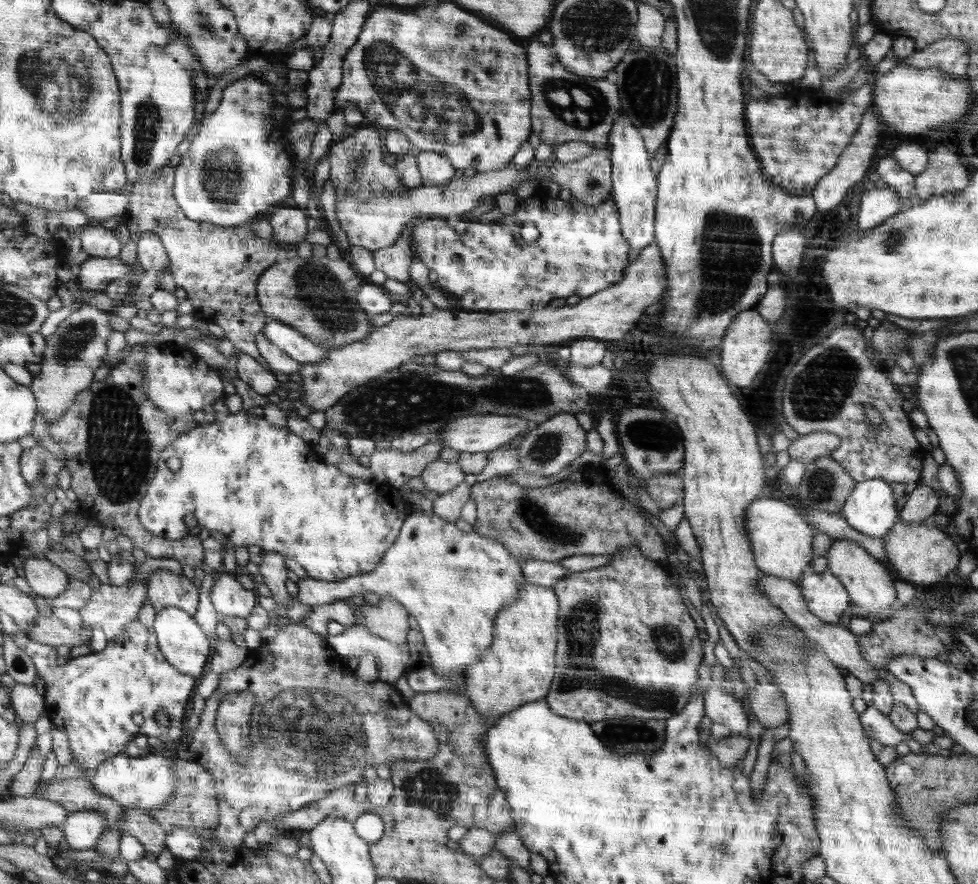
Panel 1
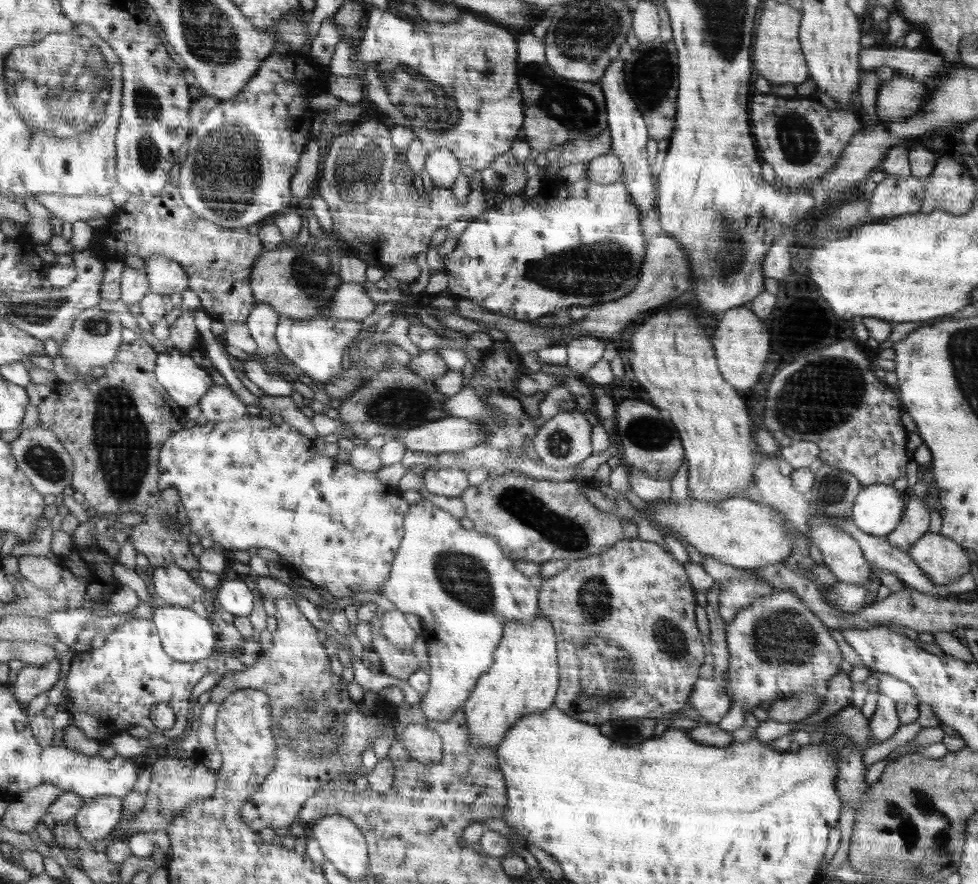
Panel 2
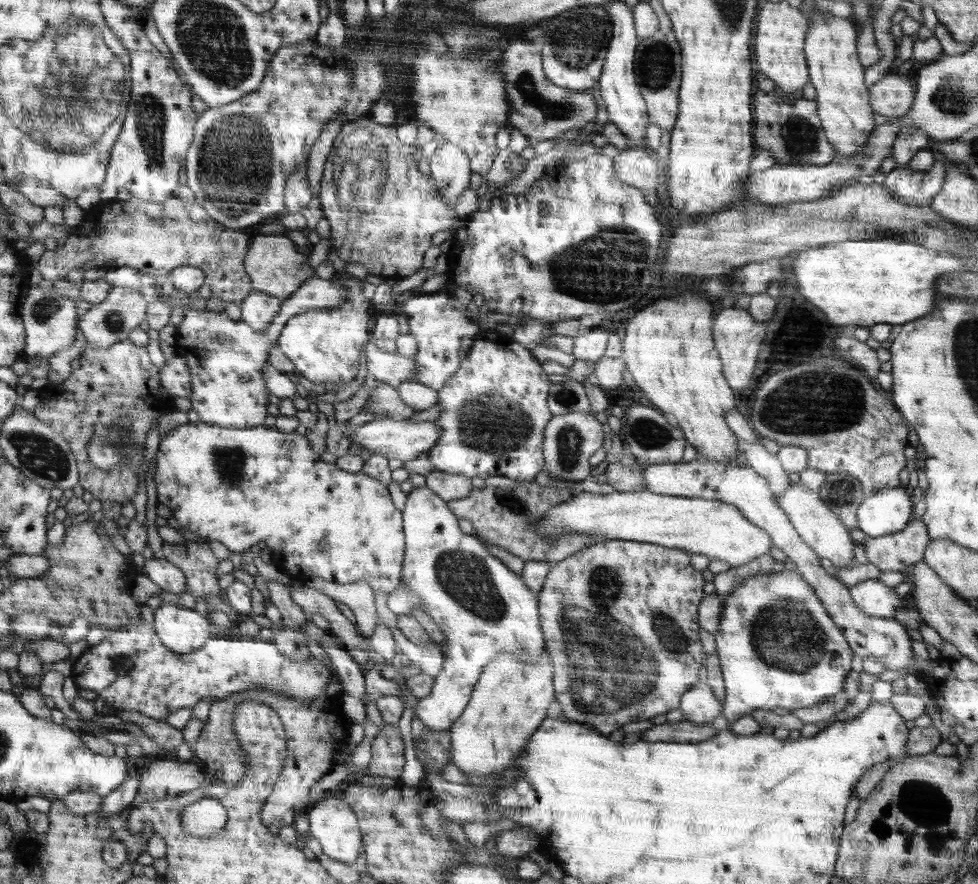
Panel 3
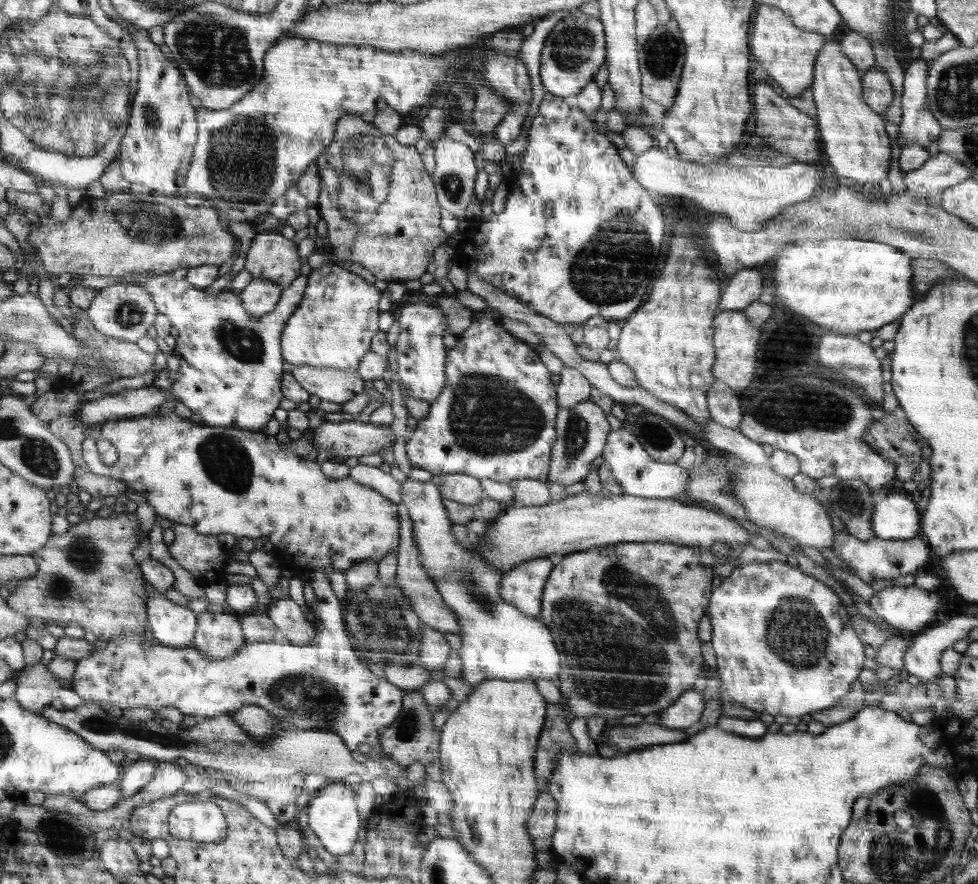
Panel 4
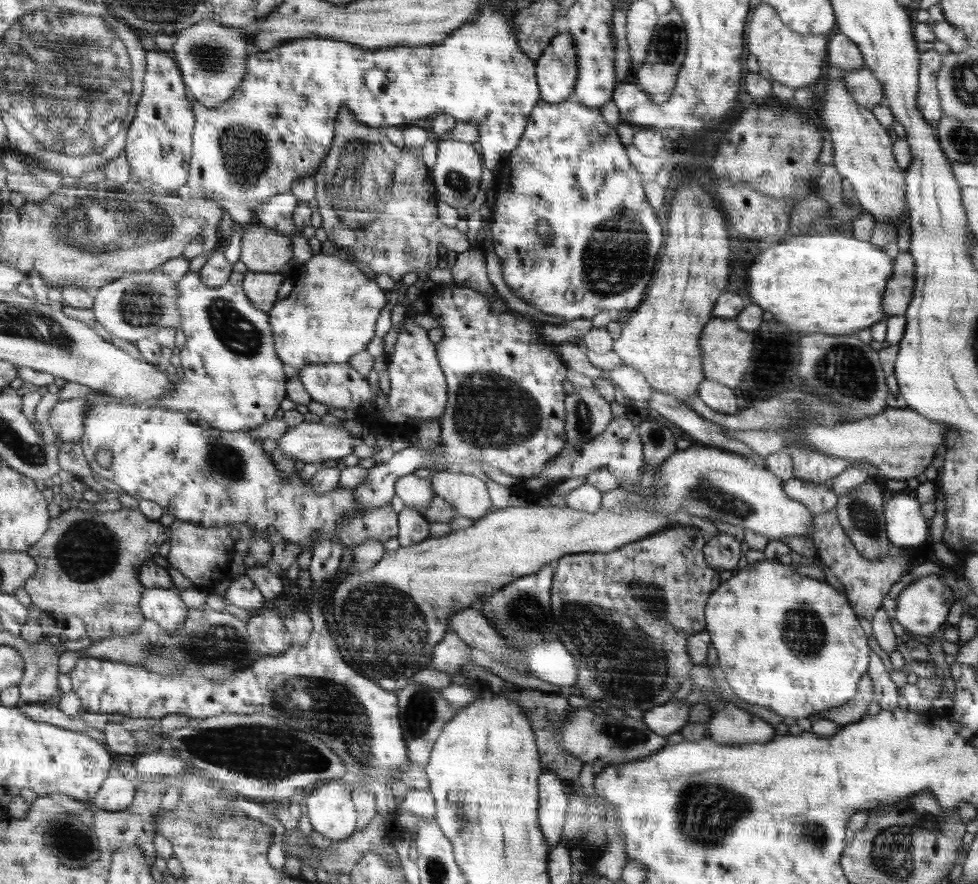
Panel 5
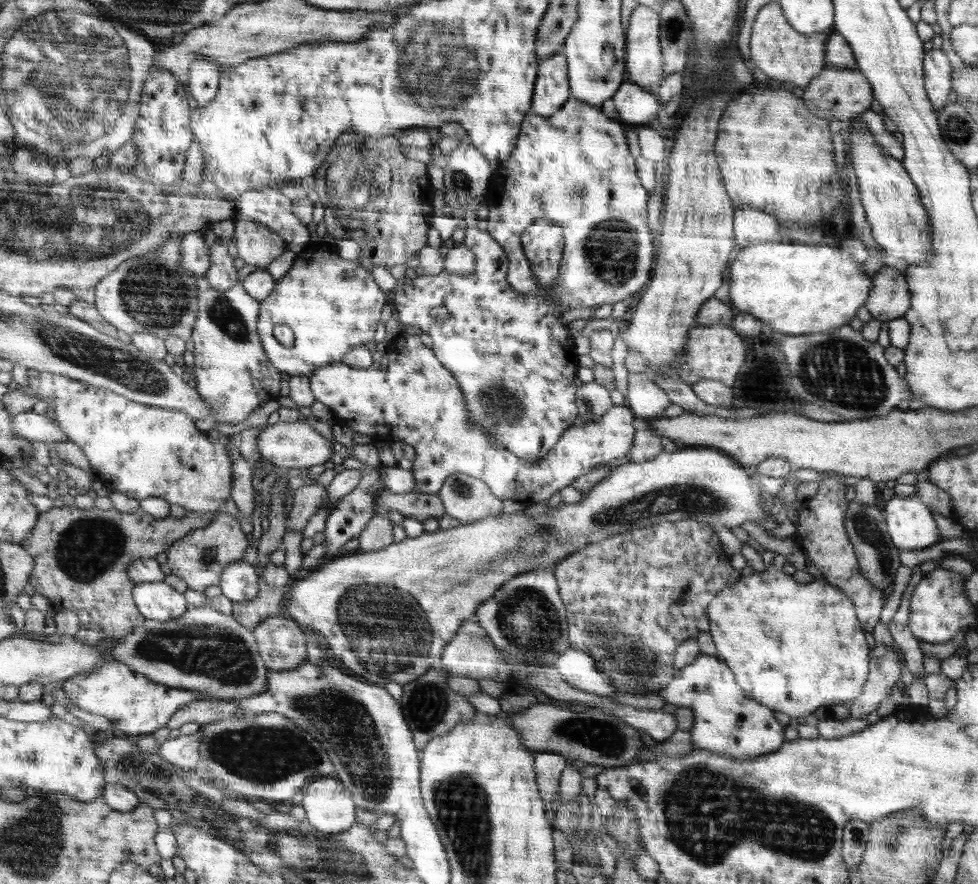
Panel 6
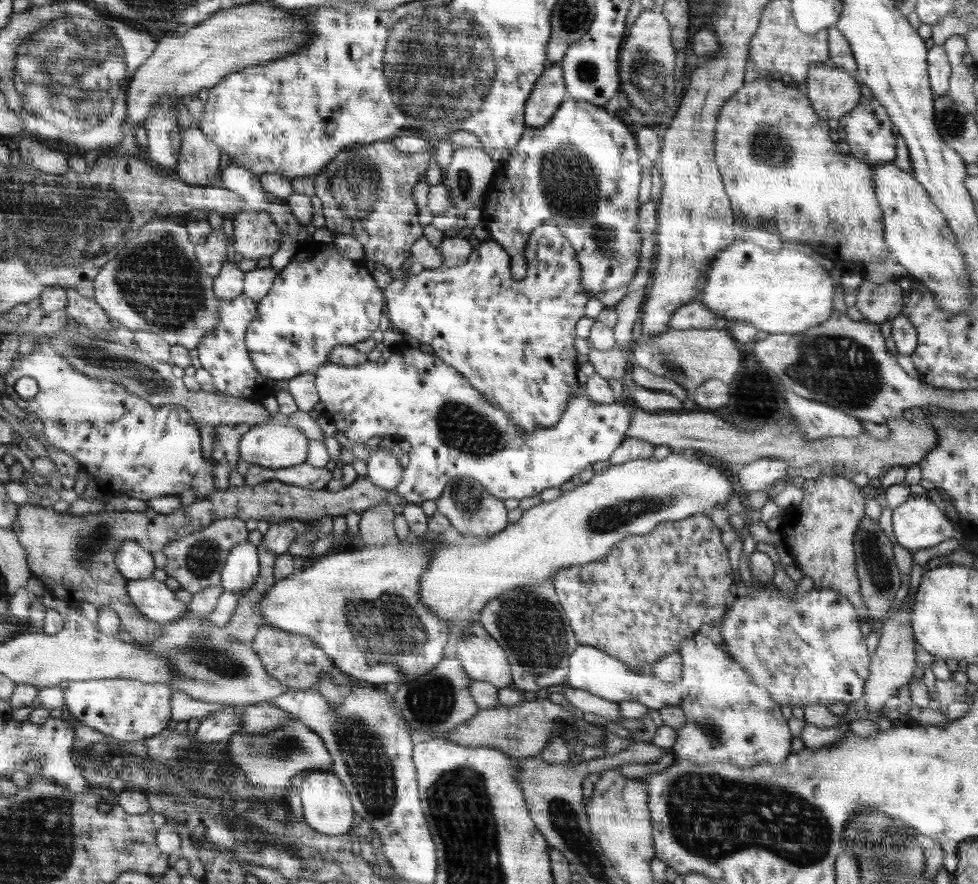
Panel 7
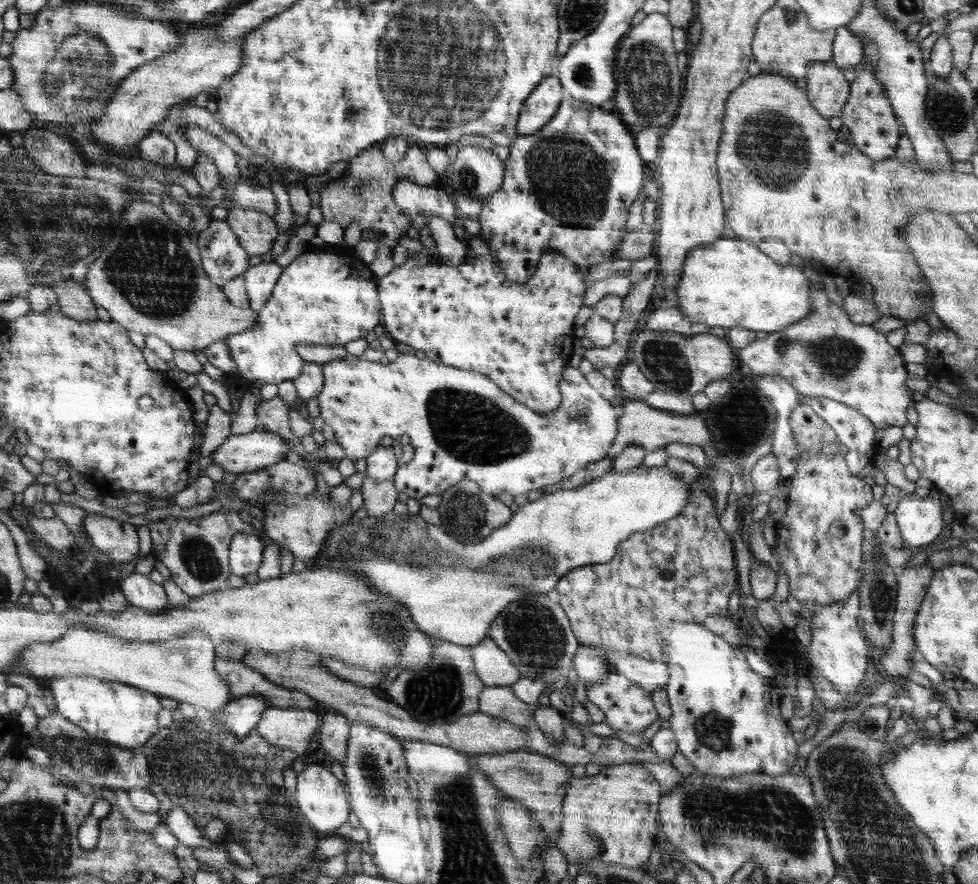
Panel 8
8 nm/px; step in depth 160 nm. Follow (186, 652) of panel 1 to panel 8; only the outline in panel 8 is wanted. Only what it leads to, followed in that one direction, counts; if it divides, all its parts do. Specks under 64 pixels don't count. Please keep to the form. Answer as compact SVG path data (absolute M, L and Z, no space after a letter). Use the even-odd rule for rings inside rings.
M130 573L120 580L118 586L130 605L152 611L154 614L170 610L168 606L171 604L163 585L152 581L149 575Z

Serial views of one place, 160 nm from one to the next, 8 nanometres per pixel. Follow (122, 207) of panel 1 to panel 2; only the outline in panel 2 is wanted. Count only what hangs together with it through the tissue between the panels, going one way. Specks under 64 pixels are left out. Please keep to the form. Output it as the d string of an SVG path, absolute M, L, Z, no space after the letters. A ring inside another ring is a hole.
M46 194L34 196L55 218L68 223L86 221L97 217L111 217L117 208L108 195L69 196Z

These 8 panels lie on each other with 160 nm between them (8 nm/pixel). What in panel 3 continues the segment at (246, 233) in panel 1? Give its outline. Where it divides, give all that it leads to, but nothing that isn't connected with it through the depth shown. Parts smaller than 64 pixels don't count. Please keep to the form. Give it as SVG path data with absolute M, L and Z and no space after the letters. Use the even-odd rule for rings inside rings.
M134 197L125 202L115 198L86 210L84 221L70 230L70 238L65 240L64 246L62 248L57 247L56 250L46 251L36 268L44 280L52 283L53 292L66 296L66 281L63 278L69 271L86 268L110 270L131 267L154 277L156 280L163 281L174 269L180 266L190 266L204 272L204 283L209 284L213 294L220 296L226 305L228 303L241 305L242 300L246 299L252 292L251 277L242 266L242 262L245 262L246 250L250 246L249 235L244 234L244 230L225 228L218 221L214 222L201 204L183 202L179 197L173 197L160 203L135 199Z

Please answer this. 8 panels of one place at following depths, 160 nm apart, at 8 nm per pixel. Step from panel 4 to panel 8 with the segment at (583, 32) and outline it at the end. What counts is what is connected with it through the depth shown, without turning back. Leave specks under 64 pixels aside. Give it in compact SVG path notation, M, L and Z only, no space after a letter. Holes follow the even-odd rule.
M554 74L535 89L536 92L531 92L532 100L528 100L528 108L524 108L524 116L519 116L519 135L530 135L542 130L554 118L566 97L561 80Z

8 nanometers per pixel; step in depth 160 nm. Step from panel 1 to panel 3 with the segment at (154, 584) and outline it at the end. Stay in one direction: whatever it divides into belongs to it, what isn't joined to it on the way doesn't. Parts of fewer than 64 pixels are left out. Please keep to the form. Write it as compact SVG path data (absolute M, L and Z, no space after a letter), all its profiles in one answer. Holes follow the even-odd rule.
M152 558L143 567L150 580L166 592L180 594L187 590L186 575L166 559Z

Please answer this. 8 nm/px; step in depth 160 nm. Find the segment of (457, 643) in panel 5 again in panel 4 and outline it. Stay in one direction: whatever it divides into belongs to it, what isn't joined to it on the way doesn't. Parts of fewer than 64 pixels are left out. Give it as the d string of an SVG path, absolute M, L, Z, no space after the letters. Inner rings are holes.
M428 625L422 626L423 640L419 648L420 664L427 671L440 670L445 666L450 656L450 644L446 641L444 633Z

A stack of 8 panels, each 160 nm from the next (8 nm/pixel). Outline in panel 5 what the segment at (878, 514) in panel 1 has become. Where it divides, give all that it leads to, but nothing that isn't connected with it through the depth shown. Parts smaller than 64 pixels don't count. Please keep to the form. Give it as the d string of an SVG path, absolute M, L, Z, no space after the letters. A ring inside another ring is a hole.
M894 495L888 500L887 531L895 548L899 546L922 546L928 534L928 524L916 497Z

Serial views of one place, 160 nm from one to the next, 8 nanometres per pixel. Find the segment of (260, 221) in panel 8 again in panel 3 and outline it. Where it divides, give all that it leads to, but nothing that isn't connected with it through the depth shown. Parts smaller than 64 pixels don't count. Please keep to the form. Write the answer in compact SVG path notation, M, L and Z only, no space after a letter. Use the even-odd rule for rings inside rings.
M286 235L254 236L251 251L248 252L247 273L251 277L252 290L267 292L269 295L286 300L302 287L308 279L316 277L315 270L308 266L308 256L298 252L296 244Z

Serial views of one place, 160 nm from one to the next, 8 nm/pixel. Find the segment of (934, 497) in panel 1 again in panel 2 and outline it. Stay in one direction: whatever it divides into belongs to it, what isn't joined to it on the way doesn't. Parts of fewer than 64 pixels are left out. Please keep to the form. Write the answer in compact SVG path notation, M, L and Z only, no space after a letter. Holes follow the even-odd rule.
M909 493L907 510L899 522L899 526L887 535L887 541L900 550L907 551L928 531L930 524L930 504L924 503L917 495Z

